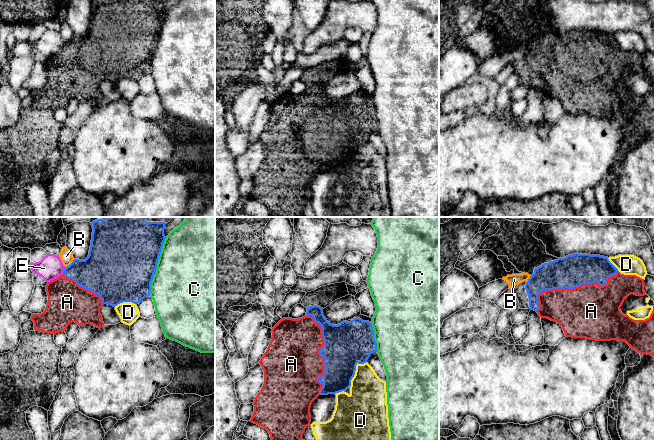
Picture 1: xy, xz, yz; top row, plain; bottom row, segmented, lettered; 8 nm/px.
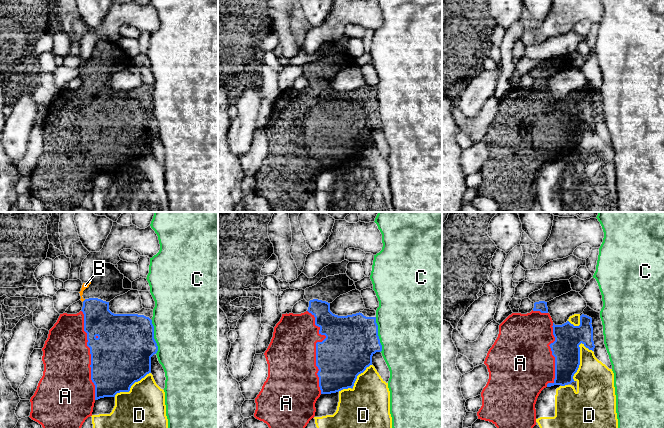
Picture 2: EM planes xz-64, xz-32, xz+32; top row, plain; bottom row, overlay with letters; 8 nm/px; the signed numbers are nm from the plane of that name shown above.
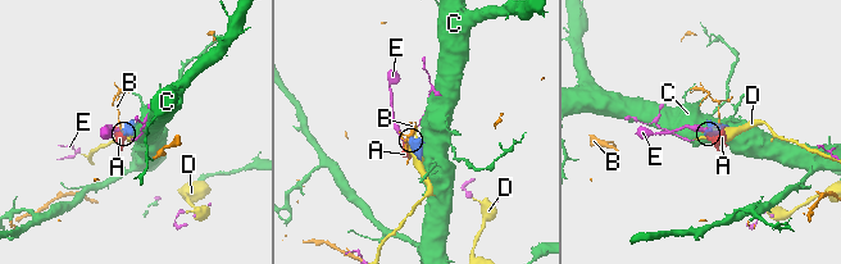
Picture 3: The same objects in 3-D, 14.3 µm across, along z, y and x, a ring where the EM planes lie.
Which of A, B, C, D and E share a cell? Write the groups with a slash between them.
A / B / C / D E

